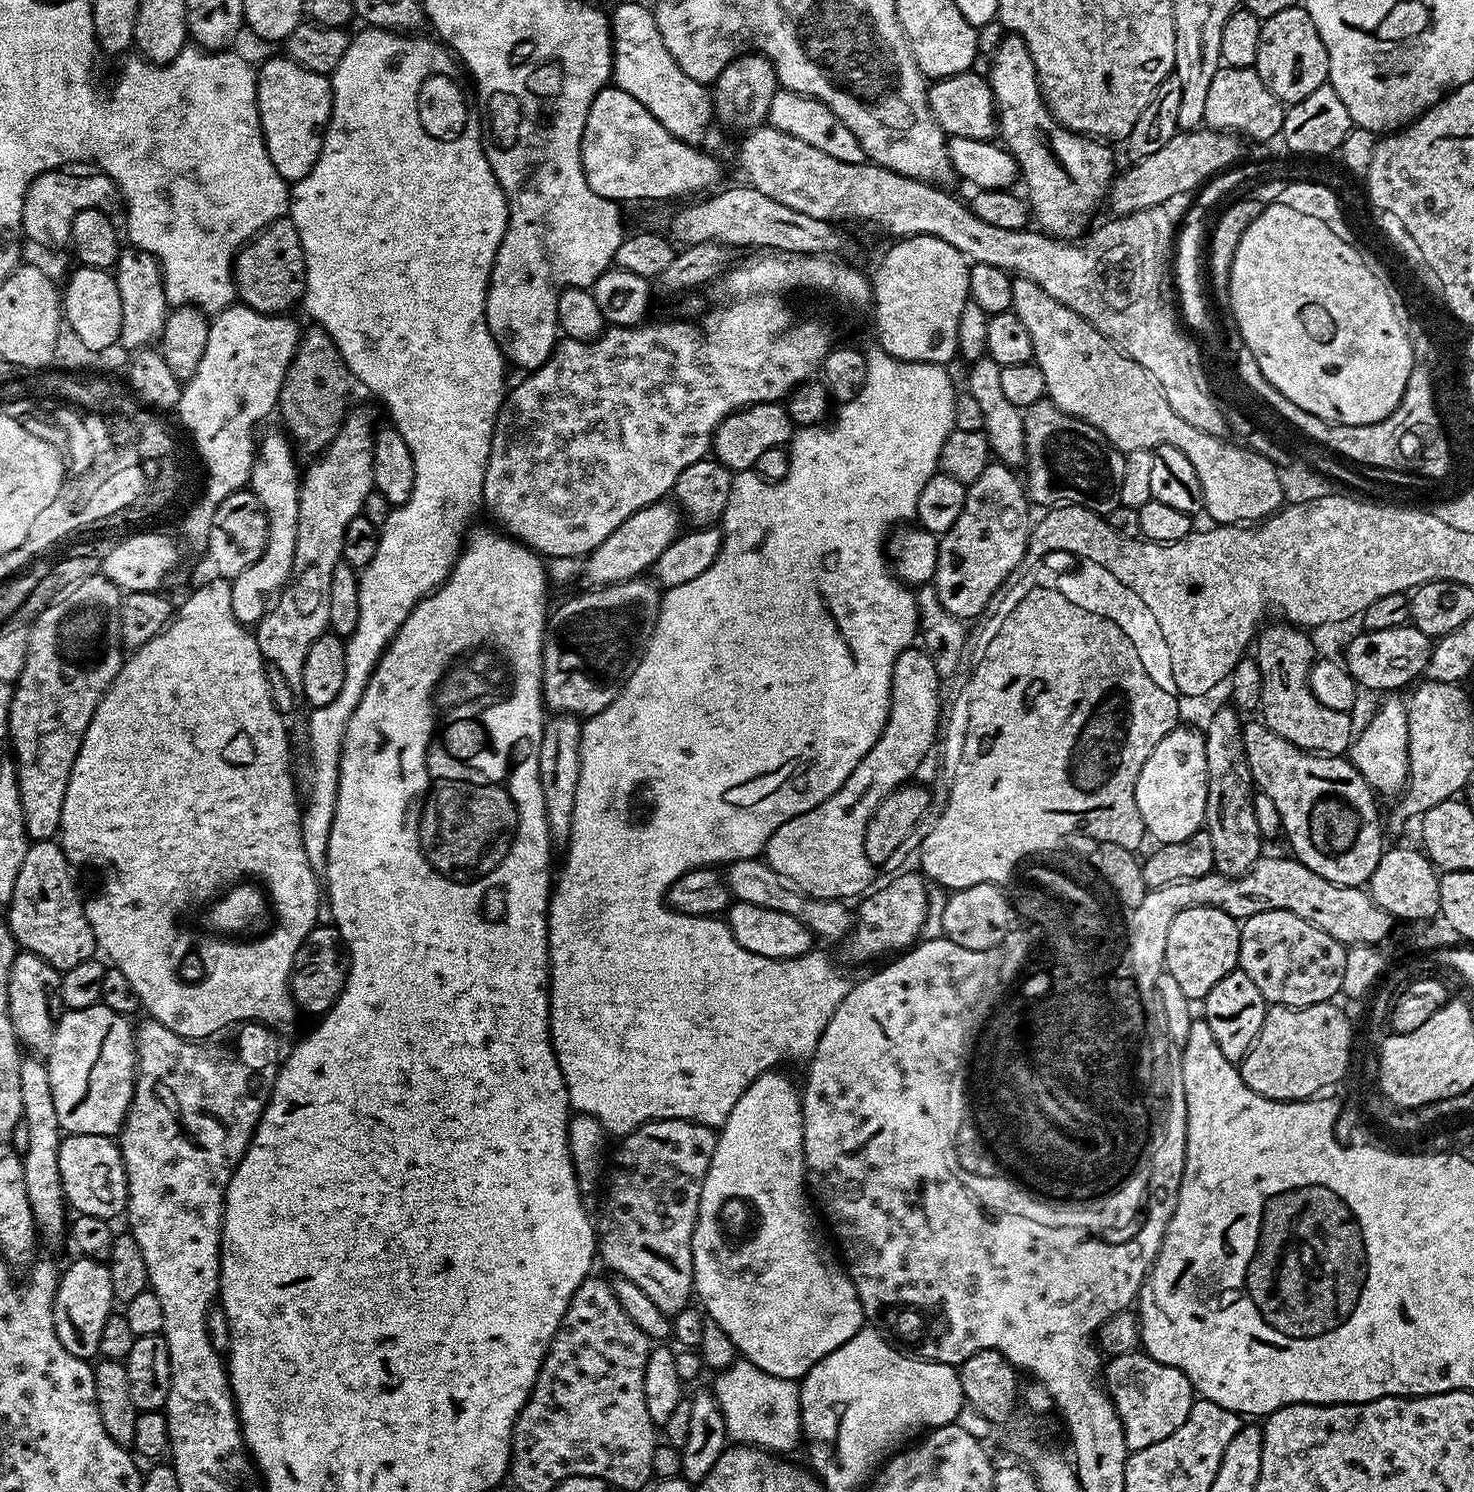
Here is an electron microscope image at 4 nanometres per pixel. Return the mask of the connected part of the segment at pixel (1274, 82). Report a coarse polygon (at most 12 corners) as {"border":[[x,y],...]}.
{"border":[[1302,6],[1260,26],[1255,70],[1285,105],[1328,83]]}

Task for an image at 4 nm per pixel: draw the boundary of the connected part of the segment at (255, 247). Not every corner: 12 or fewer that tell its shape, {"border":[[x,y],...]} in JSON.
{"border":[[290,218],[236,254],[237,297],[284,314],[306,286],[302,238]]}

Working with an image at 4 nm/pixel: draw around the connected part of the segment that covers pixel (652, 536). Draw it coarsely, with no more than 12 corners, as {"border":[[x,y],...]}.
{"border":[[657,502],[630,514],[582,564],[585,585],[643,577],[681,535]]}

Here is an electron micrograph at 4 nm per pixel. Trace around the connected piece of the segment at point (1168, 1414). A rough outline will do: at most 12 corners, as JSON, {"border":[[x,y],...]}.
{"border":[[1140,1350],[1102,1380],[1132,1452],[1186,1422],[1186,1374]]}

